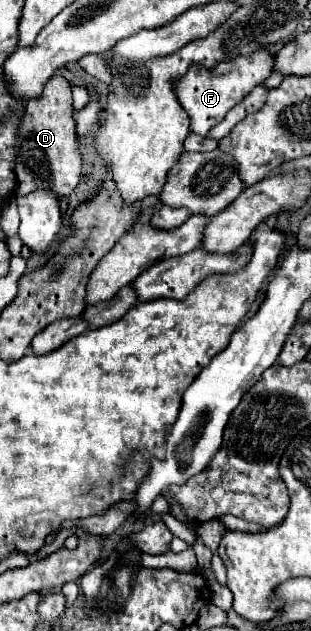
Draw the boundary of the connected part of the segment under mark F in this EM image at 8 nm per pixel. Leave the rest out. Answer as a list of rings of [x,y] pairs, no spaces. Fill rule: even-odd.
[[[258,49],[252,57],[236,59],[238,65],[234,65],[234,61],[228,59],[218,63],[214,69],[206,69],[204,65],[190,65],[182,77],[176,77],[172,81],[176,97],[190,117],[190,131],[198,135],[208,135],[208,131],[214,125],[218,125],[224,119],[224,115],[234,105],[238,105],[256,85],[260,85],[274,69],[274,55],[268,49]]]

